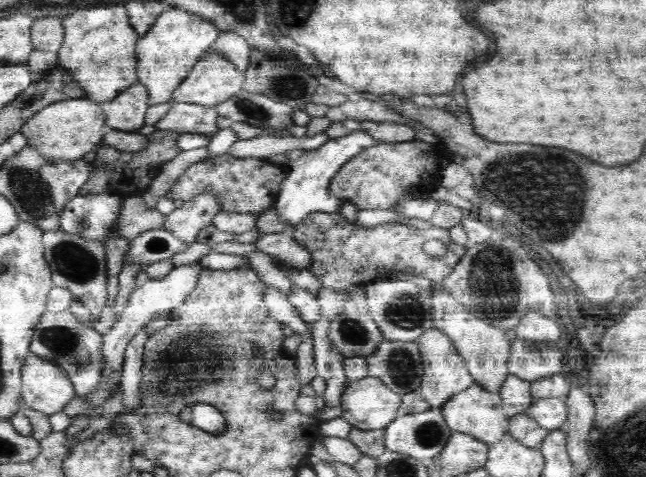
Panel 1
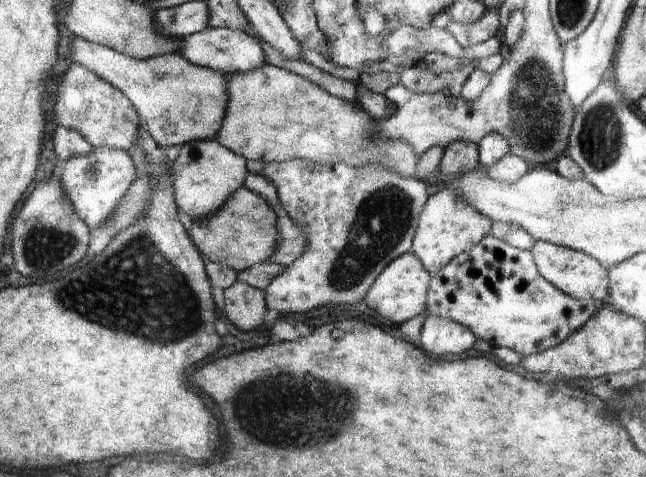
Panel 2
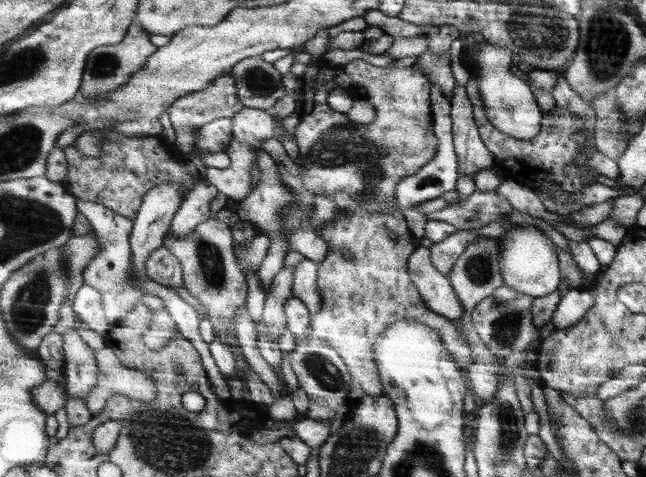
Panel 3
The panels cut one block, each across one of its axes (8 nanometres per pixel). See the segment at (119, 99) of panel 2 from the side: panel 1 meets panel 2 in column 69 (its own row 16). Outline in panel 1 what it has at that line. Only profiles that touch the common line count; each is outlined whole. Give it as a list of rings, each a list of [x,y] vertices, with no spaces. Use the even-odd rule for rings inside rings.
[[[123,5],[86,6],[63,18],[63,41],[57,52],[58,66],[80,89],[79,98],[94,105],[110,102],[119,92],[137,83],[137,56],[135,32],[129,25]]]

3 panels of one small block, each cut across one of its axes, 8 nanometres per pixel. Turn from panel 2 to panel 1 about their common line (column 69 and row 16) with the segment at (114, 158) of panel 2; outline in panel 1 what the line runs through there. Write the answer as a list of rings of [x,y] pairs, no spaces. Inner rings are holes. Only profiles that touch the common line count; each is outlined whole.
[[[168,10],[158,17],[156,24],[136,43],[137,82],[147,90],[149,105],[173,98],[179,84],[192,72],[194,65],[206,54],[218,38],[219,32],[201,18],[179,10]]]

